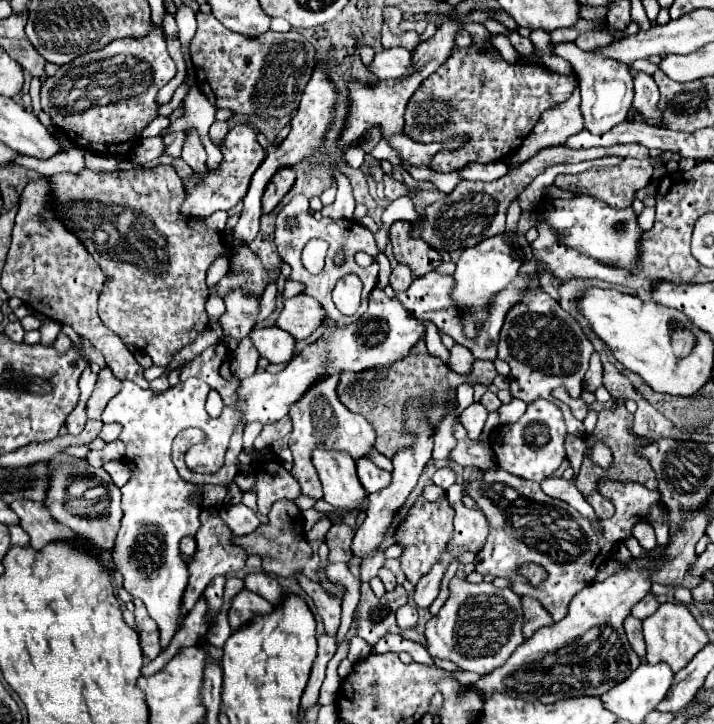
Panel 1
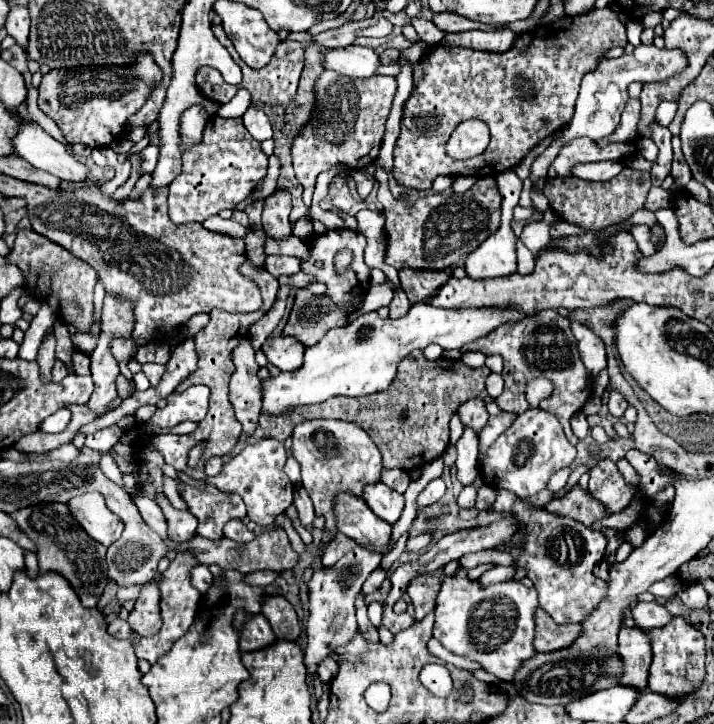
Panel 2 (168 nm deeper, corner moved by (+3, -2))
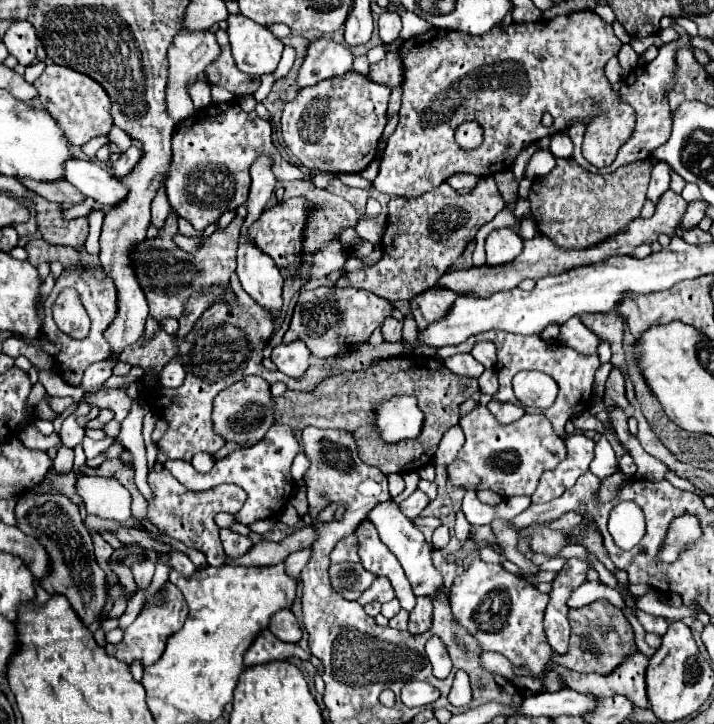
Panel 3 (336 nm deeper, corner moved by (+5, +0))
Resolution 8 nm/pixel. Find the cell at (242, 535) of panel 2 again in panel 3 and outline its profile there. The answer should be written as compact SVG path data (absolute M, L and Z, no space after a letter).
M221 528L221 540L223 540L223 548L225 548L227 556L245 554L253 546L253 542L251 542L249 536L237 534L231 528Z

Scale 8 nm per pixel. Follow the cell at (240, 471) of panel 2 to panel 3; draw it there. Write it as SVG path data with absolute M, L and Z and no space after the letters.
M275 424L271 426L271 430L255 444L255 446L247 446L247 448L241 448L241 450L235 450L231 452L229 456L221 458L215 462L215 466L207 472L207 474L201 474L197 472L191 462L185 462L185 460L167 460L163 466L183 484L187 486L189 490L207 490L211 486L217 486L217 484L223 484L223 482L231 482L231 484L237 484L241 486L245 492L247 492L247 502L245 506L235 514L237 522L243 522L247 526L255 524L257 520L263 520L263 518L269 518L273 514L279 514L285 504L291 500L293 496L293 478L291 478L291 472L289 472L289 466L295 458L295 454L301 450L293 430L289 426L281 426L281 424Z

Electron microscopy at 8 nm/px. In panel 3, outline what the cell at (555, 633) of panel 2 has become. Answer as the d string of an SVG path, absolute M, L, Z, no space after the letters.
M595 600L593 604L587 604L579 610L571 610L571 642L567 654L553 652L551 662L561 664L575 672L609 674L631 652L635 652L635 640L633 640L631 624L623 616L623 612L611 606L607 600Z

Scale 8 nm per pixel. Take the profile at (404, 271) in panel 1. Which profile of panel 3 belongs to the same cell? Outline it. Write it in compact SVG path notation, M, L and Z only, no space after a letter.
M387 318L383 322L383 338L385 342L401 342L401 328L403 324L397 318Z

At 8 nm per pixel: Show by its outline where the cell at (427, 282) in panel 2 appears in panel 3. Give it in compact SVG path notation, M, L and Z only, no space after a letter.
M433 286L431 290L425 290L423 294L417 294L415 298L411 298L409 304L411 304L411 312L417 320L417 326L423 330L431 322L439 320L439 316L451 308L455 298L457 298L457 294L443 286Z

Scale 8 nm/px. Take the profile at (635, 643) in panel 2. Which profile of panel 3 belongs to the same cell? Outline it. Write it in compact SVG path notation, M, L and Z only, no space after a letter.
M635 650L635 654L629 654L619 666L617 670L613 670L607 676L585 676L579 672L569 672L563 666L549 666L555 668L561 676L567 678L569 688L577 690L577 692L591 692L597 696L615 696L615 694L623 694L627 696L631 702L635 702L635 706L639 708L647 708L649 700L647 700L647 692L645 692L645 670L649 664L649 656L645 656L641 650Z

